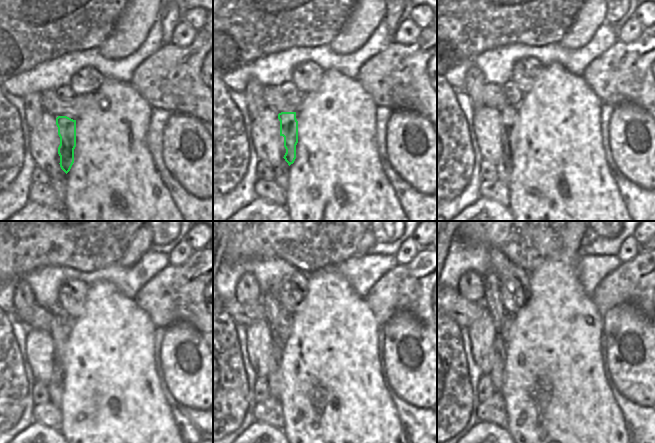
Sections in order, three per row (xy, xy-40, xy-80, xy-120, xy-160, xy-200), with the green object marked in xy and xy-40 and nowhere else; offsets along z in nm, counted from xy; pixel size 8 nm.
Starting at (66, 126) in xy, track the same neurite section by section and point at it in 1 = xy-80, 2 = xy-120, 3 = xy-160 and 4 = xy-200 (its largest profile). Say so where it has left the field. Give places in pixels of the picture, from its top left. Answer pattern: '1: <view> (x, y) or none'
1: xy-80 (510, 118)
2: xy-120 (60, 338)
3: xy-160 (270, 303)
4: xy-200 (492, 301)

